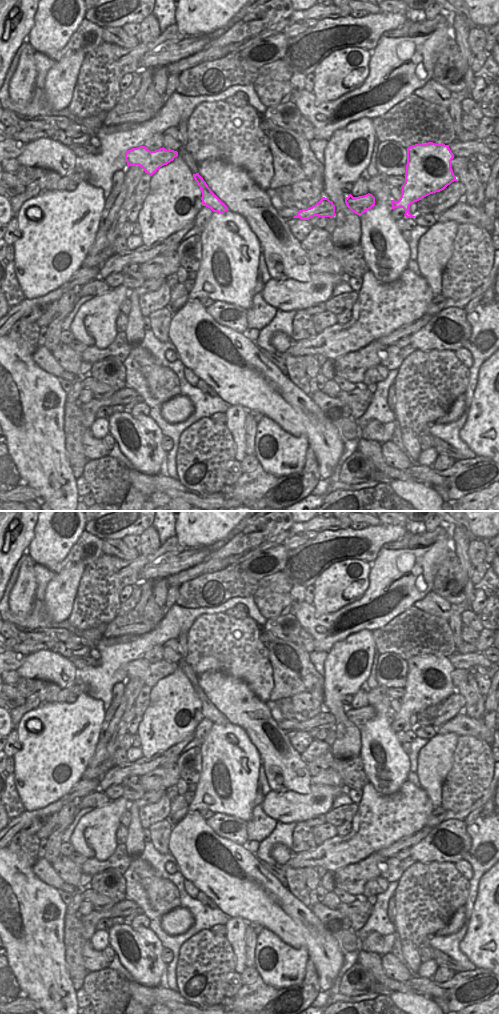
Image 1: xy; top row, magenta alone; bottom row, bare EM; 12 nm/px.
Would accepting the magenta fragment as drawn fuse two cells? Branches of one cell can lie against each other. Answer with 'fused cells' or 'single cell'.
fused cells

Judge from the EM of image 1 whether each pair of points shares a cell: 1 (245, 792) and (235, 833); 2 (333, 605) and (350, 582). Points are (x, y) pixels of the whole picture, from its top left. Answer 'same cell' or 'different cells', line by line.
1: different cells
2: same cell

